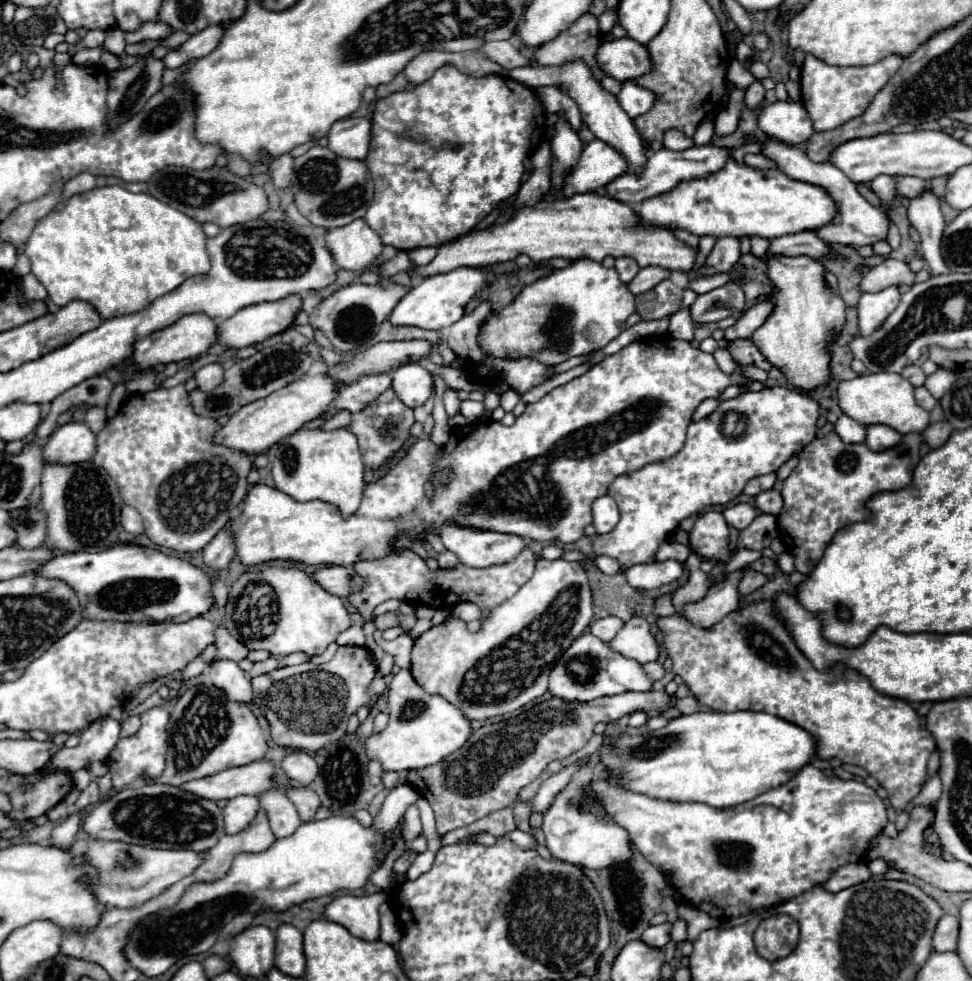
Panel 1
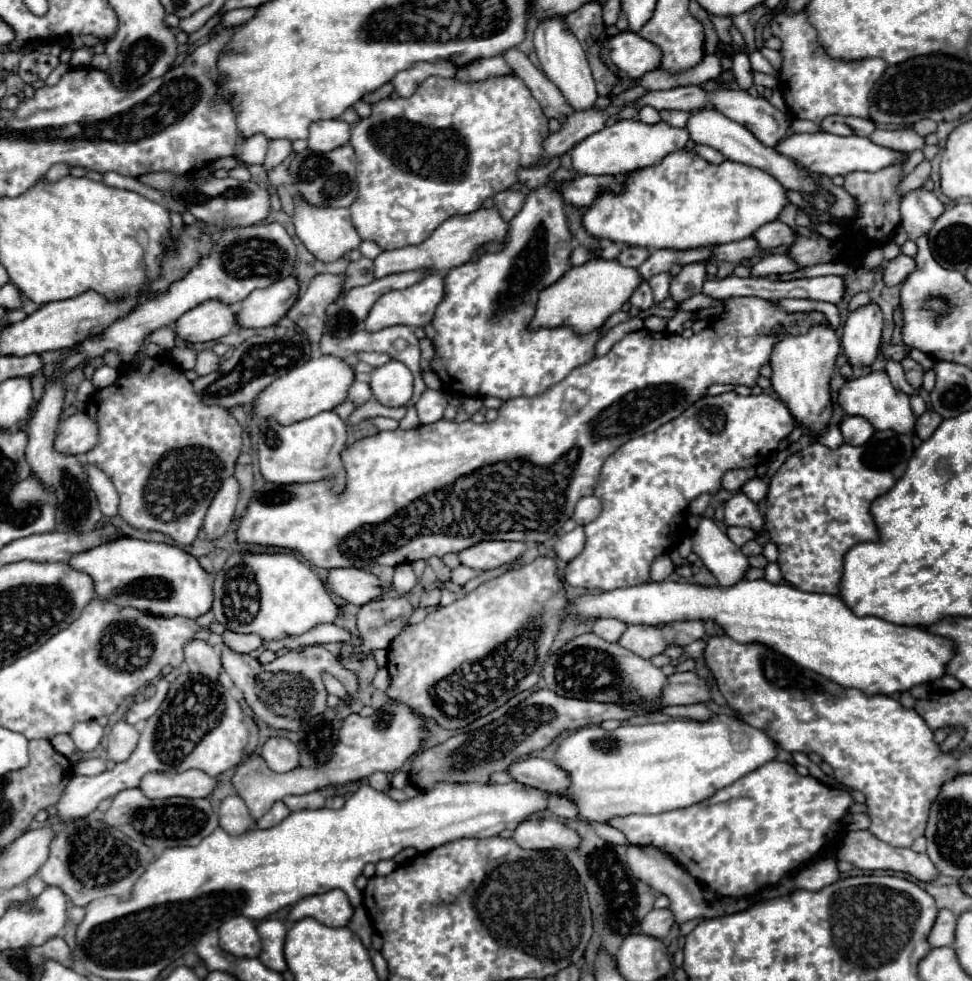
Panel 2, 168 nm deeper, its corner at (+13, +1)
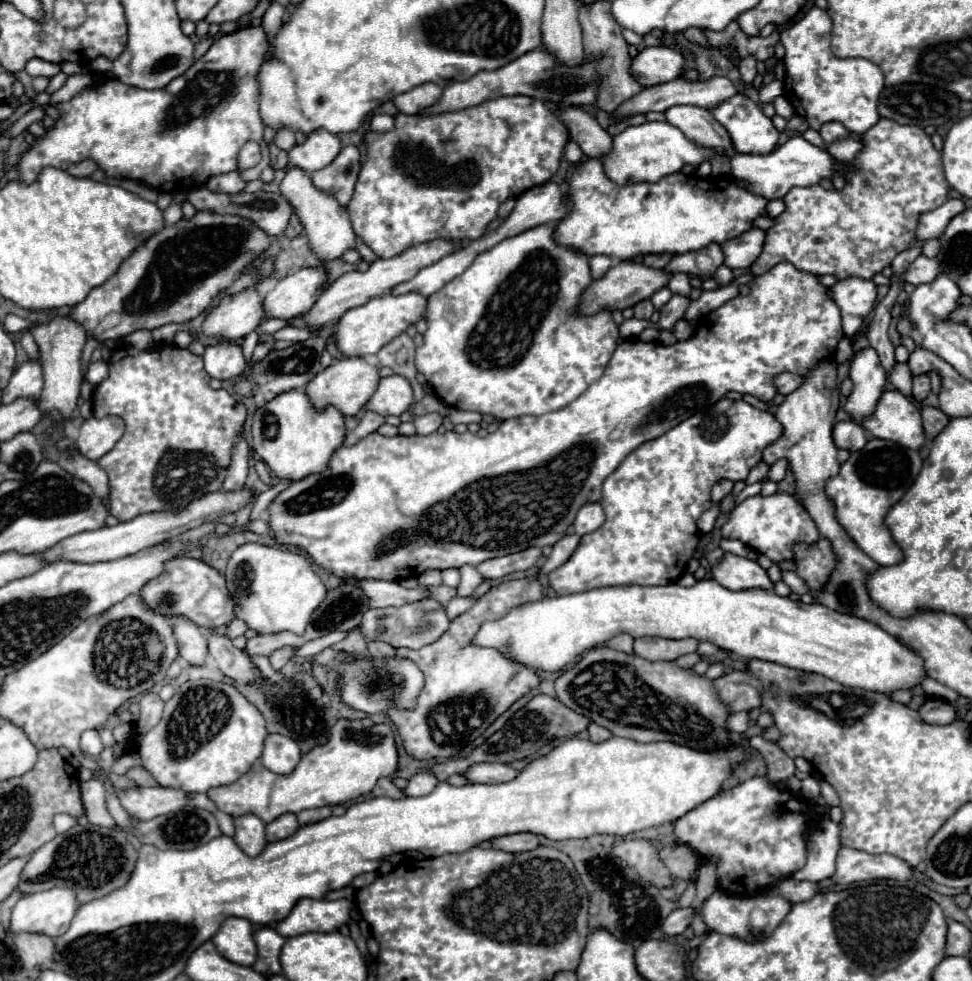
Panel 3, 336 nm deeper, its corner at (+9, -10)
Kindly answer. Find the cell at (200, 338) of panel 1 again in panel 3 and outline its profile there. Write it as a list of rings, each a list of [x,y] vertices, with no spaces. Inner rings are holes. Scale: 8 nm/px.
[[[253,288],[225,296],[219,306],[207,314],[203,322],[203,334],[233,342],[241,340],[263,322],[265,310],[261,300],[263,296]]]

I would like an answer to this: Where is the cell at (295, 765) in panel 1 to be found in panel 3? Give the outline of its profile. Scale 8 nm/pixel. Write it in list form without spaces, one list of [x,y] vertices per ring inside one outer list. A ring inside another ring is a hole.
[[[269,734],[265,738],[263,754],[261,754],[261,764],[267,766],[275,774],[289,774],[301,760],[301,750],[299,744],[281,734]]]

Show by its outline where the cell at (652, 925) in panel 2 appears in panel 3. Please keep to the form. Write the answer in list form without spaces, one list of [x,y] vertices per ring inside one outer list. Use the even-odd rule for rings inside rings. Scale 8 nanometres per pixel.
[[[675,908],[665,920],[663,920],[663,932],[667,936],[677,936],[677,934],[683,934],[683,930],[691,924],[693,920],[693,908]]]

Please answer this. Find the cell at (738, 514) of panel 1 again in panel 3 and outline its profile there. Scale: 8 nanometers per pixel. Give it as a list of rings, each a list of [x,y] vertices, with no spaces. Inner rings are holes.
[[[771,494],[771,496],[751,496],[743,500],[731,514],[729,522],[721,528],[723,538],[741,540],[745,546],[765,554],[771,562],[793,560],[795,544],[815,544],[819,540],[819,532],[809,512],[801,506],[801,502],[793,494]]]

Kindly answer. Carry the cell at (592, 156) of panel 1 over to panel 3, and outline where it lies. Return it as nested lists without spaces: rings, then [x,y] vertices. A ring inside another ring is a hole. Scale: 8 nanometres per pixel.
[[[643,122],[639,126],[629,126],[621,134],[613,136],[613,150],[611,154],[603,156],[603,166],[611,180],[617,184],[627,184],[643,180],[659,182],[661,178],[679,172],[685,164],[699,166],[705,160],[711,162],[715,176],[725,176],[729,172],[727,154],[717,154],[711,148],[691,142],[679,128],[671,126],[669,122]]]

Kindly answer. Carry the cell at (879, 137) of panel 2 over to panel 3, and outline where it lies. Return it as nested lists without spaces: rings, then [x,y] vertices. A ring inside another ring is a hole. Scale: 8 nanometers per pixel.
[[[851,136],[849,138],[839,138],[839,140],[835,140],[833,144],[827,146],[827,152],[833,158],[845,160],[845,162],[849,162],[851,158],[855,158],[859,150],[861,150],[861,142],[857,138],[851,138]]]

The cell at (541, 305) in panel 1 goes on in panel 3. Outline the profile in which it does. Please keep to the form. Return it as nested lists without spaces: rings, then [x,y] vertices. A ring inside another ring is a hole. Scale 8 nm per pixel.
[[[619,262],[617,266],[613,266],[603,278],[595,280],[583,294],[583,300],[581,300],[581,310],[585,314],[595,314],[603,308],[609,308],[609,310],[623,310],[623,308],[629,308],[629,306],[635,306],[637,302],[649,298],[651,294],[655,294],[657,290],[665,288],[667,282],[669,282],[671,274],[661,270],[661,268],[651,268],[651,266],[645,266],[641,262]]]

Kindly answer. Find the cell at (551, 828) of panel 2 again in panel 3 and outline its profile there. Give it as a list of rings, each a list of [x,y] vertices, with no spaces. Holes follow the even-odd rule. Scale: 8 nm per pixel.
[[[517,832],[513,836],[499,836],[497,840],[491,840],[491,846],[495,850],[503,850],[503,852],[517,854],[517,852],[527,852],[527,850],[537,848],[539,846],[539,840],[537,840],[535,834]]]

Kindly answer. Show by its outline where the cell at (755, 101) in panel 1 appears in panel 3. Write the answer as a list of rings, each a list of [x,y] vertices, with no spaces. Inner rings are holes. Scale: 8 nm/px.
[[[747,56],[747,58],[741,60],[741,64],[739,64],[739,72],[741,72],[741,78],[743,78],[745,84],[751,84],[753,78],[757,76],[757,68],[755,68],[755,64],[757,64],[757,58],[755,58],[755,56]]]

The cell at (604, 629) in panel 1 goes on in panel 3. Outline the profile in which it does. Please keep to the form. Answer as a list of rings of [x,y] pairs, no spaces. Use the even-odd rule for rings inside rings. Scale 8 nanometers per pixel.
[[[621,634],[621,636],[615,636],[607,642],[609,648],[613,650],[619,650],[619,652],[625,652],[625,654],[631,654],[633,652],[633,638],[629,634]]]

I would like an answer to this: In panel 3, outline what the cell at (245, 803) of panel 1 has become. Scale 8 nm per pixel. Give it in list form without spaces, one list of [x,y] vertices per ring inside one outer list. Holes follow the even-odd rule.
[[[253,814],[235,818],[235,842],[249,856],[259,856],[265,848],[265,822]]]

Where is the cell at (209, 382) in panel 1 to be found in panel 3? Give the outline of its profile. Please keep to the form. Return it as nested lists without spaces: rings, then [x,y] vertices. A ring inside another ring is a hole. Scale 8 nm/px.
[[[227,340],[205,346],[203,360],[207,374],[219,380],[233,380],[241,376],[241,372],[245,372],[247,368],[247,360],[243,356],[241,344]]]

